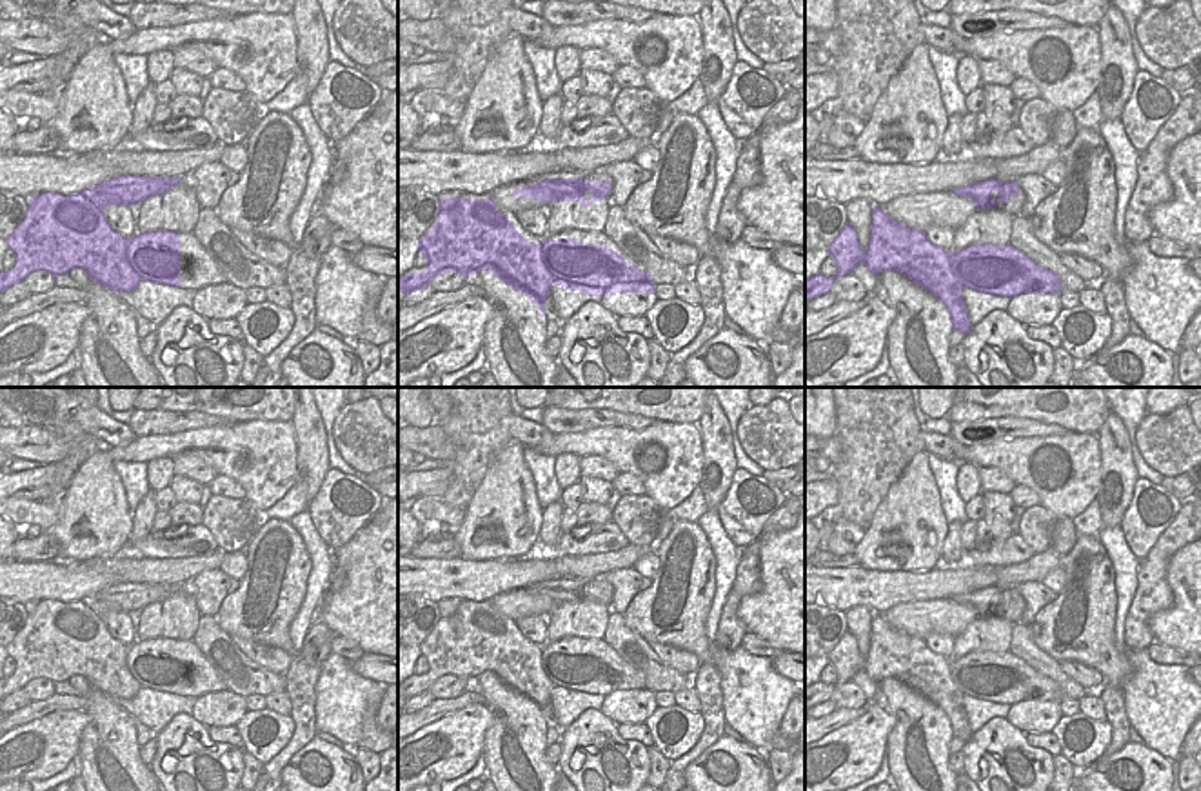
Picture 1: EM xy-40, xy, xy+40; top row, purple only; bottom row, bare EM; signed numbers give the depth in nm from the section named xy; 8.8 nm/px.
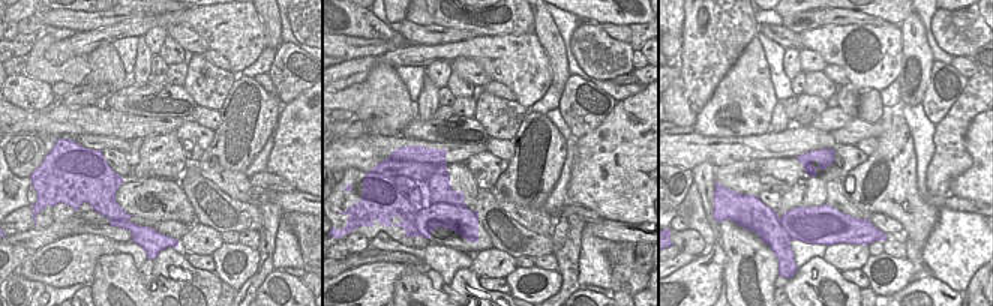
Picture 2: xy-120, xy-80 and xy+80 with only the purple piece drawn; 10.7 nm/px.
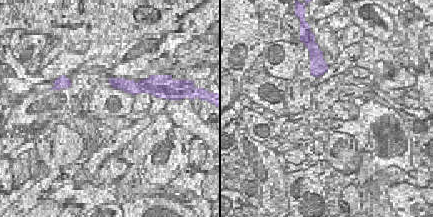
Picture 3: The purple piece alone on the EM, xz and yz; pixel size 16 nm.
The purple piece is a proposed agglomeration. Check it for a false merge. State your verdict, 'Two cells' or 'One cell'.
Two cells.

